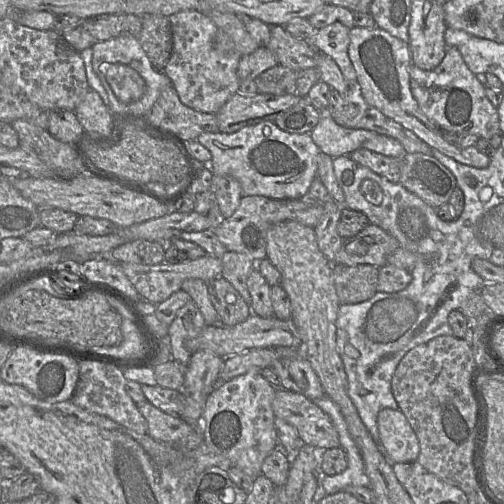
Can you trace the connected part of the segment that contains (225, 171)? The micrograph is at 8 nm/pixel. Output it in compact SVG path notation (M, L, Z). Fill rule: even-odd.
M270 121L246 126L233 133L203 133L196 140L212 155L209 163L212 174L235 178L241 185L243 197L259 195L277 200L298 199L308 192L317 177L320 149L310 134L288 133Z

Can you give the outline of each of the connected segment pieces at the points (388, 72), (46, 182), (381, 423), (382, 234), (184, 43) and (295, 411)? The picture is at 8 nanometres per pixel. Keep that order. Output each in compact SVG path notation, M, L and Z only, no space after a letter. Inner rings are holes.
M354 26L350 29L348 54L357 75L359 99L364 106L378 109L385 116L412 131L432 149L440 151L461 164L481 169L488 167L490 156L480 153L475 146L460 148L448 143L440 133L440 129L443 128L431 122L420 110L410 89L412 55L408 43L379 27Z
M85 173L70 179L59 179L56 177L9 179L14 188L25 199L31 201L40 209L58 208L75 213L78 216L107 219L116 224L118 229L160 218L171 212L171 206L165 205L152 197Z
M382 409L377 416L377 425L381 449L391 463L417 460L419 441L400 409Z
M369 224L357 235L343 239L335 262L354 266L369 264L381 268L388 264L388 257L400 247L398 240L385 230Z
M185 10L168 18L173 48L163 72L171 80L185 106L199 112L216 114L231 96L239 92L237 69L242 55L236 50L231 38L208 15Z
M277 388L272 402L272 409L275 417L285 420L296 428L301 439L301 445L311 445L319 450L340 447L338 432L330 417L304 395Z

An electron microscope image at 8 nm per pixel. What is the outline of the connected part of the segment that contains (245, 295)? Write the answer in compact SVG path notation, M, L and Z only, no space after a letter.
M233 251L225 252L221 261L222 277L233 285L244 301L250 306L251 295L247 288L247 278L255 269L255 261L243 253Z

